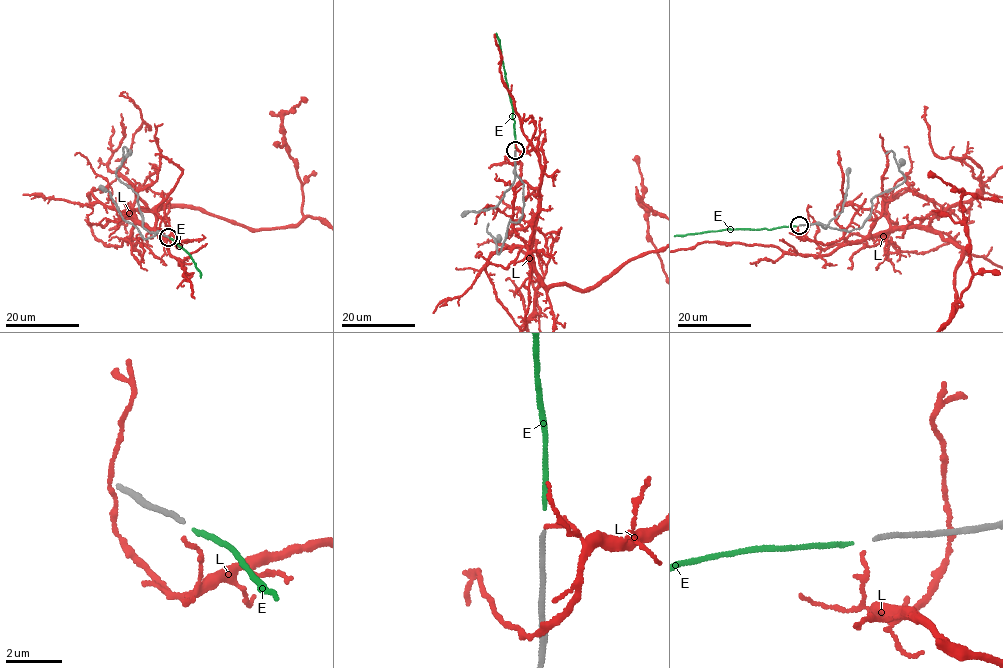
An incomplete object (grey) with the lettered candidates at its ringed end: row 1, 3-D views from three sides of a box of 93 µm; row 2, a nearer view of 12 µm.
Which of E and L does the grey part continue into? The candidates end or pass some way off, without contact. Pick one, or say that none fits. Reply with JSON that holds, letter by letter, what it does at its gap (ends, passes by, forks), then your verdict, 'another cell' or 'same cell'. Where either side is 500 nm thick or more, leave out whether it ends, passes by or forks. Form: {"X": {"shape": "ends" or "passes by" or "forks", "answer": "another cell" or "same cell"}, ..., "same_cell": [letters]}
{"E": {"shape": "ends", "answer": "same cell"}, "L": {"shape": "ends", "answer": "another cell"}, "same_cell": ["E"]}

